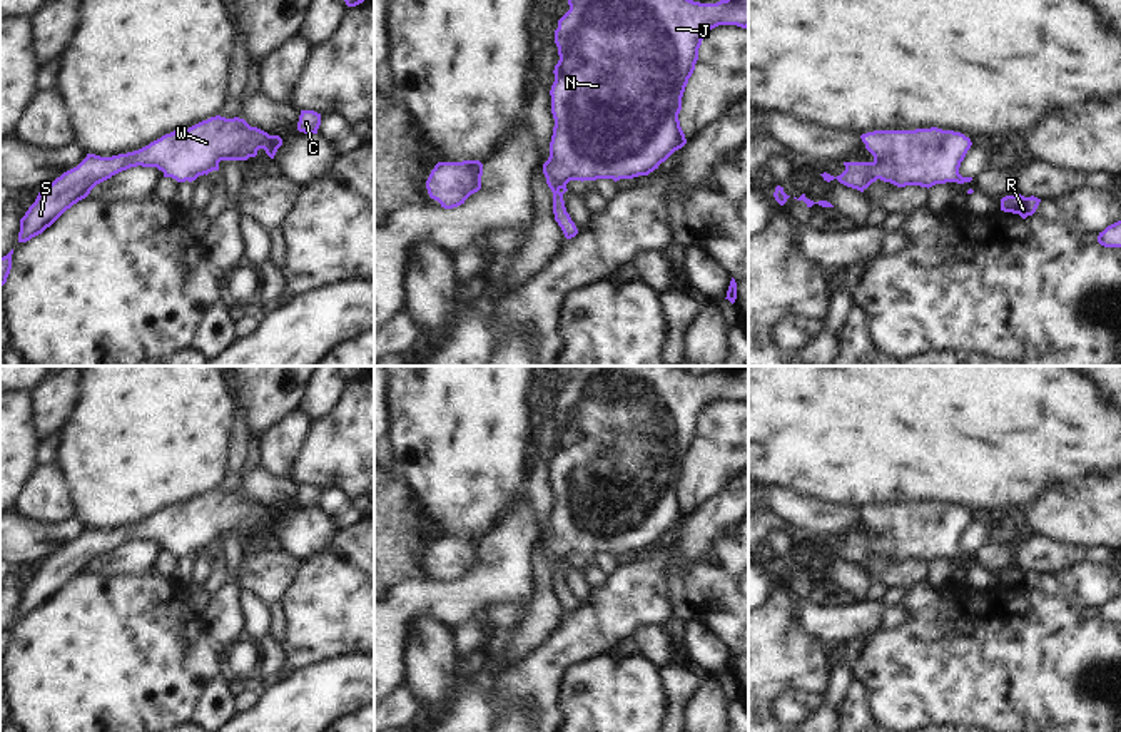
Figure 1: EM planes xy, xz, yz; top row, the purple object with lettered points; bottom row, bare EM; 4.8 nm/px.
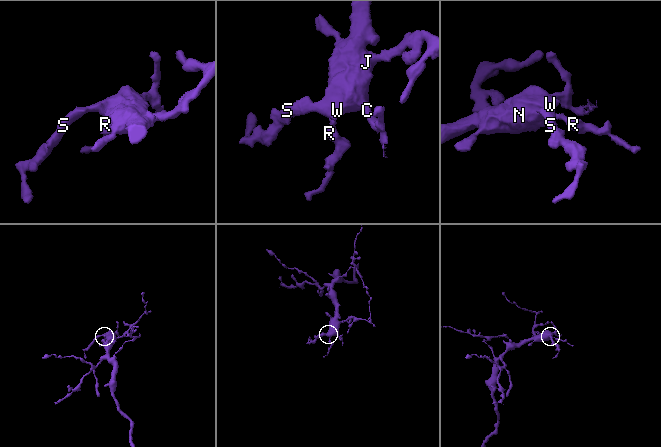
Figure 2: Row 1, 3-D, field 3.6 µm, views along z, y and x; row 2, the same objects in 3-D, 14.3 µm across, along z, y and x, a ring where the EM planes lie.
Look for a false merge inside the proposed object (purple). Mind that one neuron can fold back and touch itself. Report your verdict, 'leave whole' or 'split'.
leave whole

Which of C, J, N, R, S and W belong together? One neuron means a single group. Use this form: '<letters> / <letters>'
C J N R S W

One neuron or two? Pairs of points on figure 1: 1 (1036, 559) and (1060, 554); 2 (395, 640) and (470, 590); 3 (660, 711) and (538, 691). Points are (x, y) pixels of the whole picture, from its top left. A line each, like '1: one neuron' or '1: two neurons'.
1: one neuron
2: one neuron
3: two neurons

